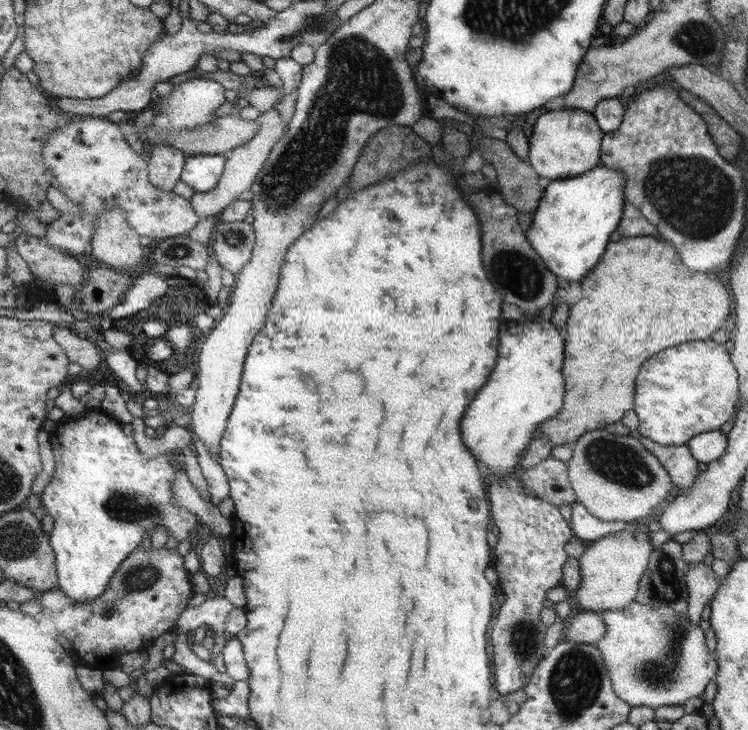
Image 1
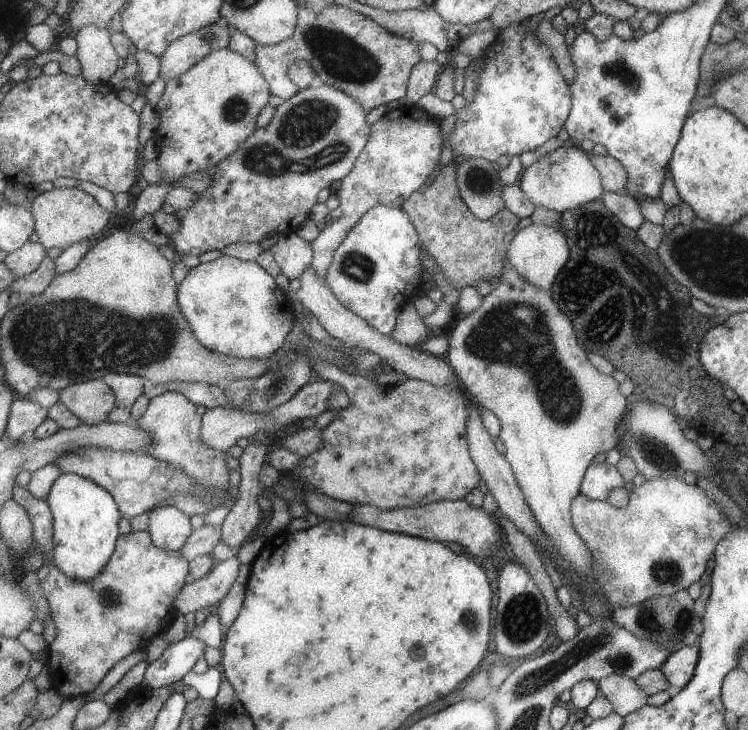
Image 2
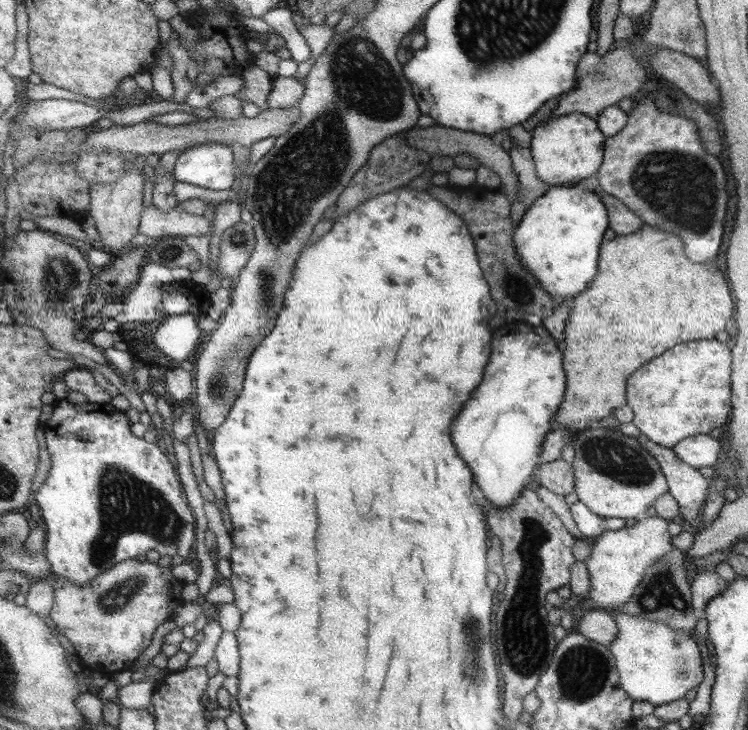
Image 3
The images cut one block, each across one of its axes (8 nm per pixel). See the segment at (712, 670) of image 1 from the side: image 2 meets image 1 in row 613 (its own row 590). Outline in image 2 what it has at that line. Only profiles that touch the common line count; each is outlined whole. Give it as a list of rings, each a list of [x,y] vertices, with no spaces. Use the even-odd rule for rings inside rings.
[[[652,477],[640,486],[634,485],[624,508],[588,498],[582,493],[576,496],[570,509],[571,519],[594,556],[599,590],[613,609],[636,606],[656,596],[672,596],[679,590],[687,590],[694,580],[702,576],[714,548],[732,530],[729,519],[726,520],[718,510],[719,504],[714,504],[715,501],[708,500],[704,494],[698,485],[689,485],[683,478]]]

